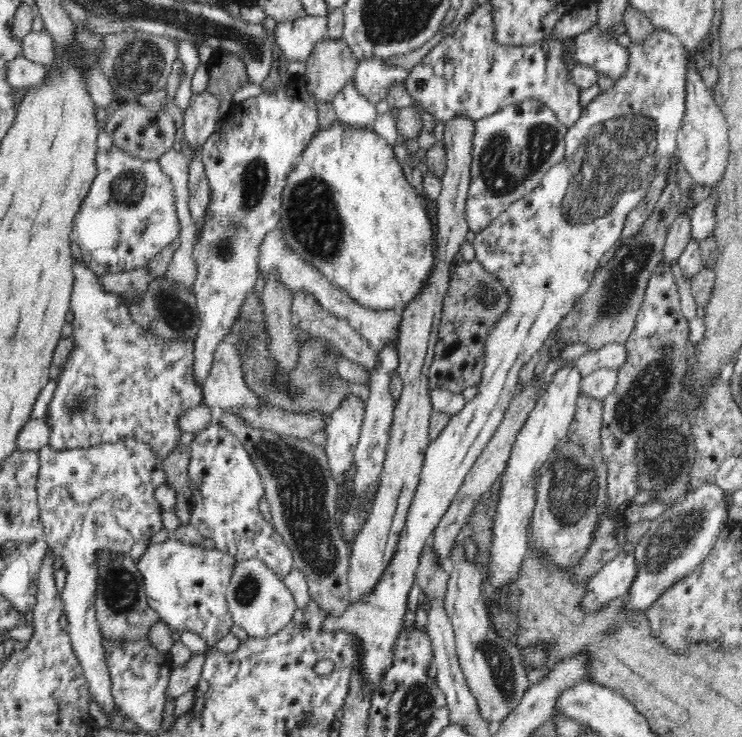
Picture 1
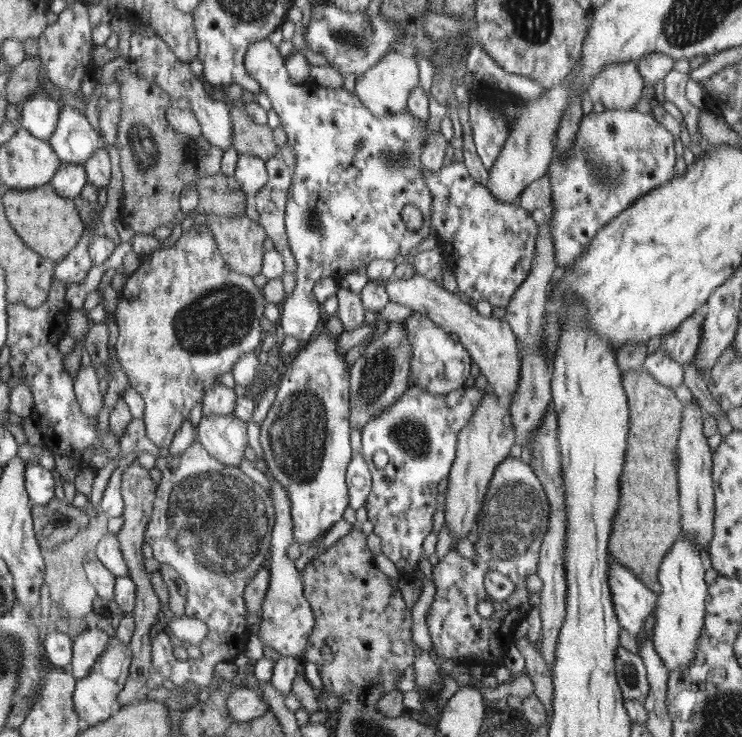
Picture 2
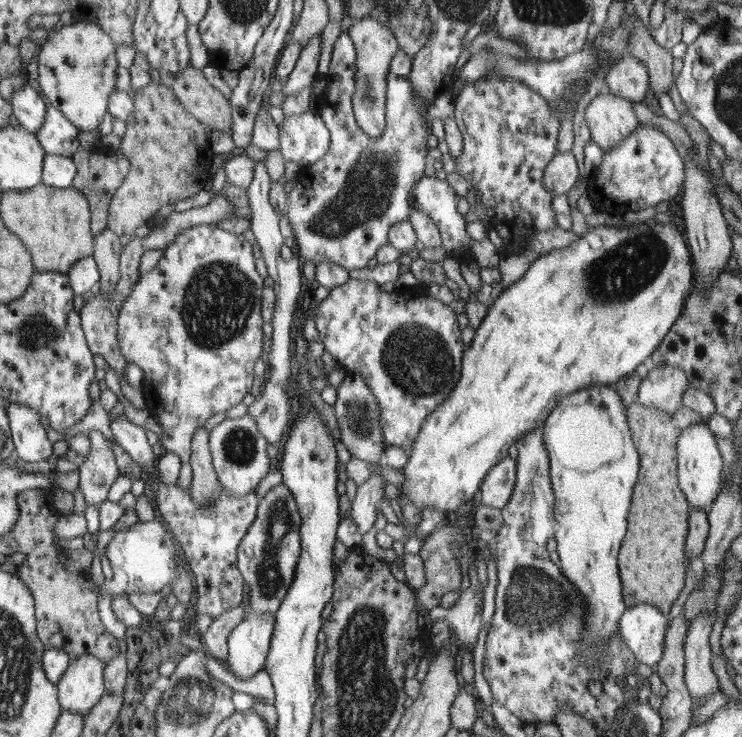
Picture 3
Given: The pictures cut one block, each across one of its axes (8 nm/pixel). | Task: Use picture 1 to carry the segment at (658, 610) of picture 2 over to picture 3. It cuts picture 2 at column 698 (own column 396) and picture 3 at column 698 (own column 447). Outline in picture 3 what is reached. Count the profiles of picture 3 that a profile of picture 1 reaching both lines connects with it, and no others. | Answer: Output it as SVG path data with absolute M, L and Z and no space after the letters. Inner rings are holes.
M706 421L700 422L700 424L692 424L690 428L686 428L678 436L676 446L677 474L689 508L708 512L722 487L720 474L722 474L723 459L716 444L716 437L710 432Z

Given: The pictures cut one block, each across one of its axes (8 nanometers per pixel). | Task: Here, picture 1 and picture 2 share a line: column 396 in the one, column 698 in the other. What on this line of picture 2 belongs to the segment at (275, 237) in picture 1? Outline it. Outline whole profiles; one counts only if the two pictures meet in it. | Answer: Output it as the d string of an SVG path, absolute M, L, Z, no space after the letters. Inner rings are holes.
M700 307L670 335L661 338L659 348L681 365L693 361L701 343L706 307Z

